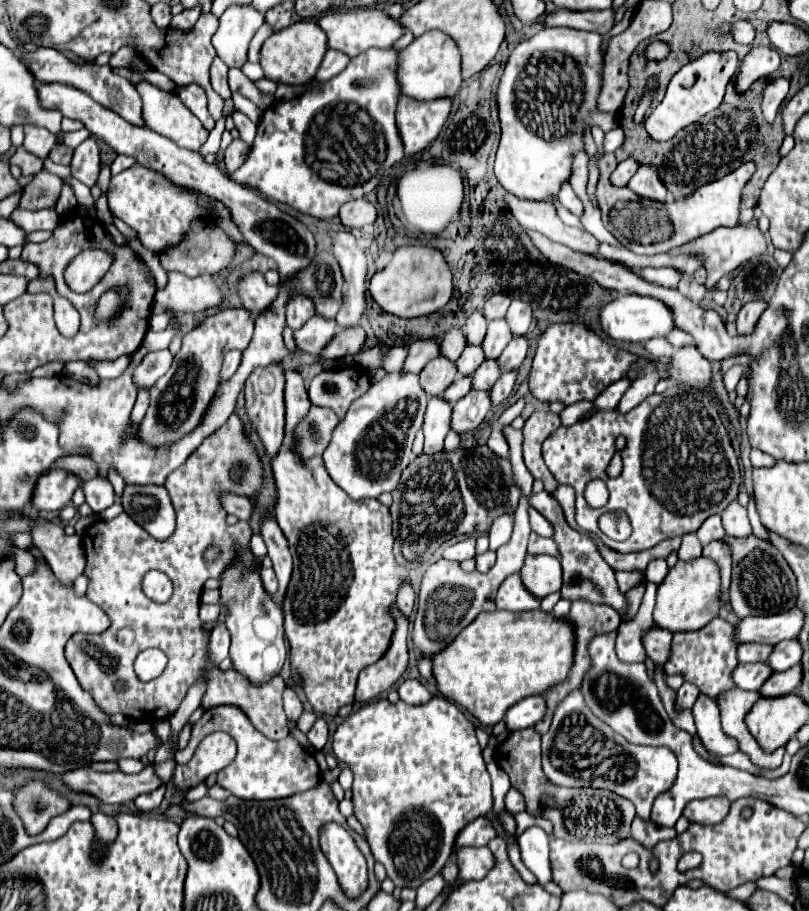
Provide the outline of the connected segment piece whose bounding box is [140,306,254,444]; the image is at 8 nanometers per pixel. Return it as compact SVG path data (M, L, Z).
M224 306L216 314L208 316L196 330L182 338L182 348L174 356L172 368L154 384L152 398L144 420L140 422L140 436L148 444L168 444L180 434L194 430L200 422L208 398L216 392L220 384L220 364L224 354L234 348L246 348L254 332L254 316L242 306Z

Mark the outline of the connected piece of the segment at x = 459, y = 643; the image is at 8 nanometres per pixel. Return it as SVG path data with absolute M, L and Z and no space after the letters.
M540 608L530 612L496 610L492 614L480 614L470 626L466 626L458 634L458 638L452 640L452 646L448 646L448 650L432 658L434 678L438 682L438 690L446 698L466 708L474 718L480 720L480 724L494 726L516 702L528 696L540 696L548 692L548 688L562 684L568 678L570 668L574 664L574 650L576 650L576 632L568 616L558 618L552 612L544 612Z

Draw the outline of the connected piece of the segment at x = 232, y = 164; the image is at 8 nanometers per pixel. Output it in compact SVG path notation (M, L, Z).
M236 138L224 152L226 174L232 174L234 170L238 170L244 164L244 160L246 160L246 144L240 138Z

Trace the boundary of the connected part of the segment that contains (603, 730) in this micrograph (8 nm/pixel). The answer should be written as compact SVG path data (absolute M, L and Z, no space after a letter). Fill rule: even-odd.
M580 690L568 694L556 708L550 730L542 736L542 770L556 786L606 788L632 800L636 814L650 818L652 802L676 778L676 756L668 748L636 746L598 720L586 706Z

